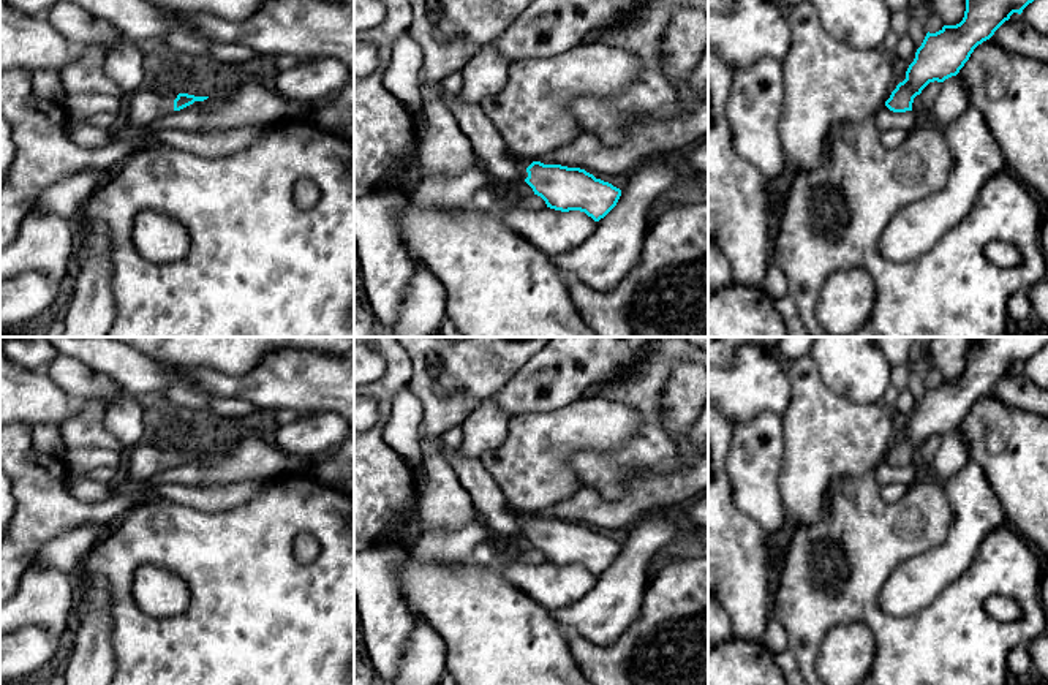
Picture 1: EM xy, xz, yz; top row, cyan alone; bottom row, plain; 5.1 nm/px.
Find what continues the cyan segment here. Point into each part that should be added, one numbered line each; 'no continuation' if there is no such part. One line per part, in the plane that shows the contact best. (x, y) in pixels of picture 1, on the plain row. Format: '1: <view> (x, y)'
1: xz (487, 500)

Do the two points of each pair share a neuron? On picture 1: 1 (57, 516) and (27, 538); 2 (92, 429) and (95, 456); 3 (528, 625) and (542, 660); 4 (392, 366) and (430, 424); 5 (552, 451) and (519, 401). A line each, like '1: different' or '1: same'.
1: same
2: different
3: same
4: different
5: different

